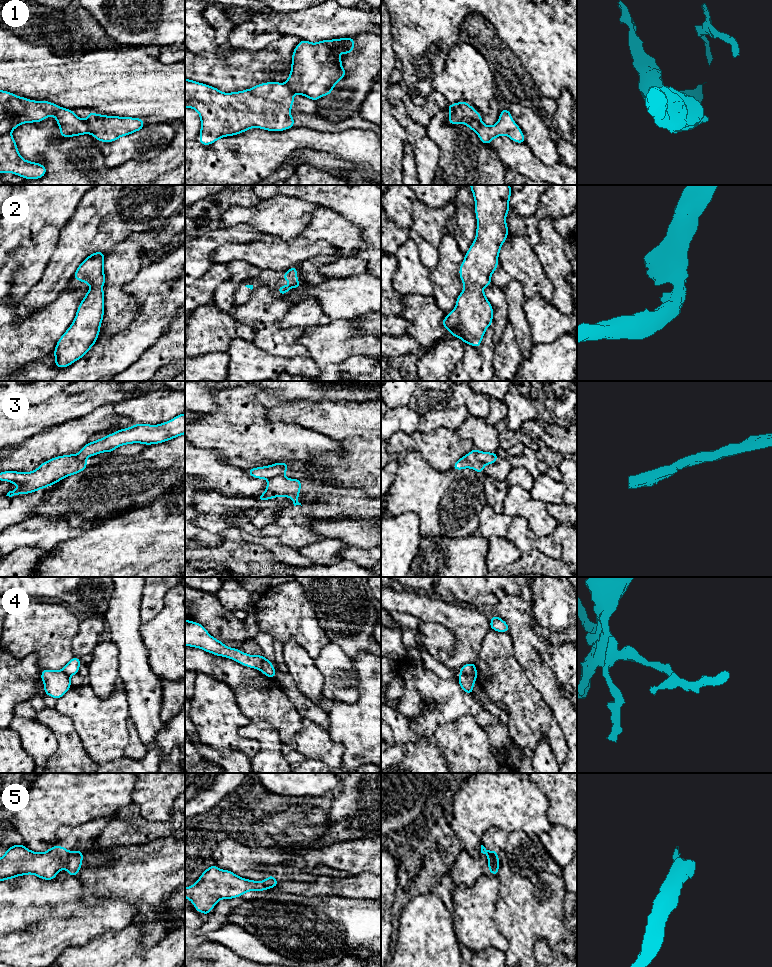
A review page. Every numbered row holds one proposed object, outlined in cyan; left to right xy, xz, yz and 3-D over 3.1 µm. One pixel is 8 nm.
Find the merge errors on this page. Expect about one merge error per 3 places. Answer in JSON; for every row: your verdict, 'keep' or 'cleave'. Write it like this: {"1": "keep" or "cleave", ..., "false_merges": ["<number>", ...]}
{"1": "cleave", "2": "keep", "3": "cleave", "4": "cleave", "5": "cleave", "false_merges": ["1", "3", "4", "5"]}

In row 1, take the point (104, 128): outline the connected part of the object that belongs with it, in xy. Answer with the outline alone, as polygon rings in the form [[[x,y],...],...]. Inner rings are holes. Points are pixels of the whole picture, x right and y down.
[[[89,112],[85,120],[92,135],[101,142],[114,142],[144,128],[143,118],[107,116]]]

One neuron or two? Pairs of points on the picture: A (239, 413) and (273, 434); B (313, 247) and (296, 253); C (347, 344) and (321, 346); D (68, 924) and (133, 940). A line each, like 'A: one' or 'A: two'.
A: one
B: one
C: one
D: two

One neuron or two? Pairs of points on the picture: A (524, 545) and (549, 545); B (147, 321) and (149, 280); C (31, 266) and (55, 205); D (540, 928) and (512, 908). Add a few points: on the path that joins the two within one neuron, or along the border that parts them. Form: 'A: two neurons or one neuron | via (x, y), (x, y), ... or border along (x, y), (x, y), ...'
A: two neurons | border along (532, 540), (535, 547)
B: one neuron | via (149, 311), (149, 290)
C: one neuron | via (32, 251), (35, 225), (40, 220)
D: one neuron | via (533, 921), (519, 908)

